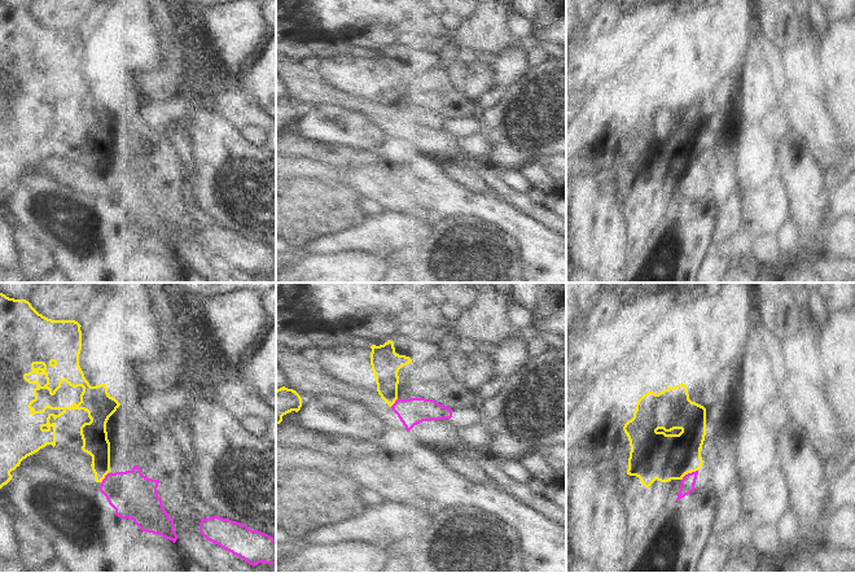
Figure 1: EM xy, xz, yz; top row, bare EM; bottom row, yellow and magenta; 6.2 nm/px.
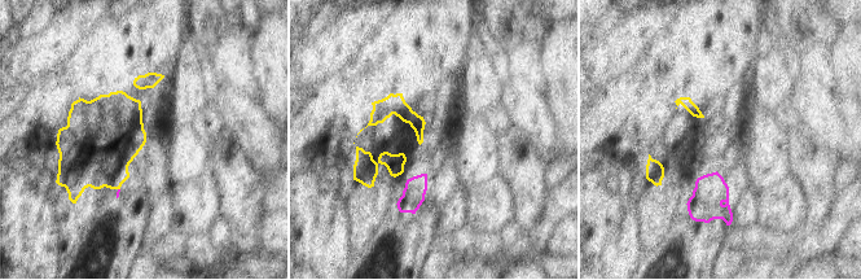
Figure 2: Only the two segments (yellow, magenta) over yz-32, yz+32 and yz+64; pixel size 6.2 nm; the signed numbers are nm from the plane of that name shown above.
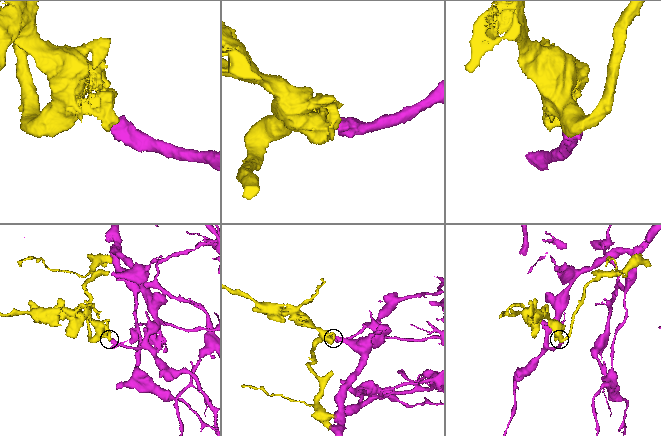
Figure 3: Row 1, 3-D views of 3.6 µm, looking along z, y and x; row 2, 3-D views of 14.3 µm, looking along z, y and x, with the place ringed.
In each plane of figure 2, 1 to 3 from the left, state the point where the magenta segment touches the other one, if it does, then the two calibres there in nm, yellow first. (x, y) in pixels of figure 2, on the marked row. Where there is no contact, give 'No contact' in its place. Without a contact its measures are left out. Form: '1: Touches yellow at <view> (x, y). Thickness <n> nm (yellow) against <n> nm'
1: No contact
2: No contact
3: No contact.

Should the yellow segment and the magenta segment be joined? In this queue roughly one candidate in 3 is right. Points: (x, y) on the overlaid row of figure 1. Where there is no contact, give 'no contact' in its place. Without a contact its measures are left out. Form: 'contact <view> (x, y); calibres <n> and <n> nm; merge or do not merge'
contact yz (688, 472); calibres 300 and 90 nm; do not merge

